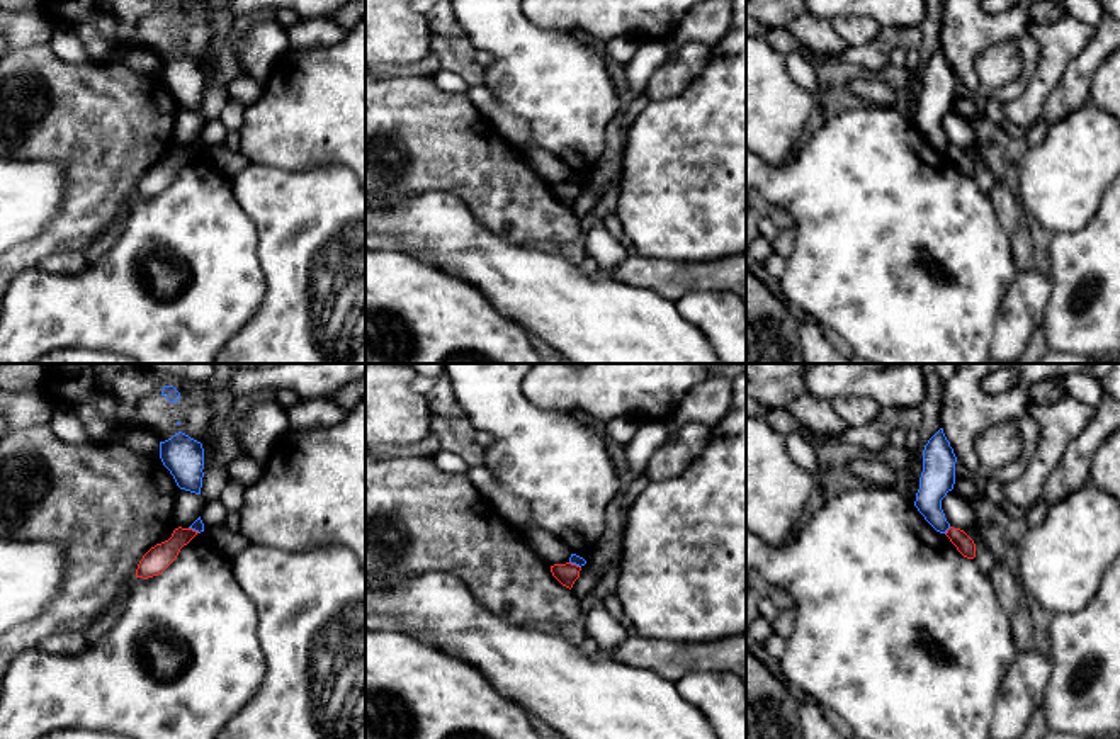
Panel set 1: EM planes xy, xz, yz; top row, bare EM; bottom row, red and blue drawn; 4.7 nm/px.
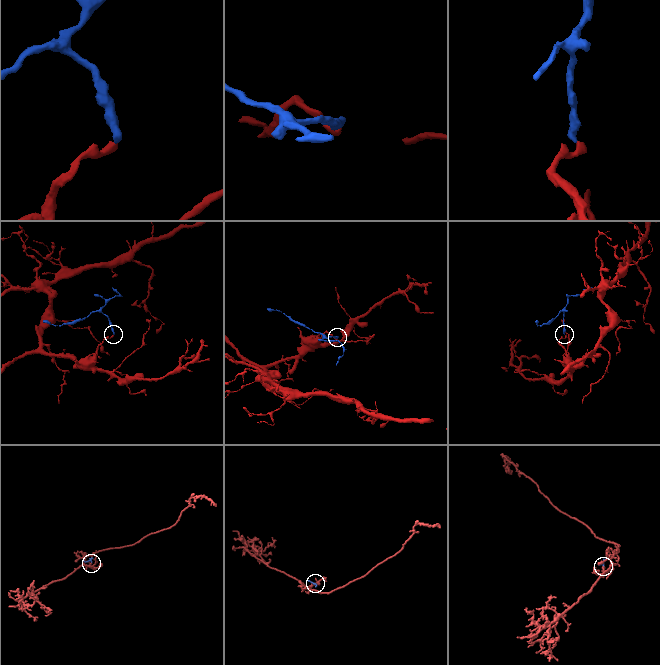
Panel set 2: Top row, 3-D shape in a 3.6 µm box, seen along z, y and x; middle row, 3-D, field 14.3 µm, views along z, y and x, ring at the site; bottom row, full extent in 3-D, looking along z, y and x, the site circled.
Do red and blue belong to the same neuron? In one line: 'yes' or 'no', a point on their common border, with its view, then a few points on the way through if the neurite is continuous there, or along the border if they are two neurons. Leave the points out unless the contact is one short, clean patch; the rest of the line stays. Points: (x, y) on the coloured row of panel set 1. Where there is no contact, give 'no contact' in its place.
no; meets red in yz at (947, 530); border along yz (950, 527), (945, 534)

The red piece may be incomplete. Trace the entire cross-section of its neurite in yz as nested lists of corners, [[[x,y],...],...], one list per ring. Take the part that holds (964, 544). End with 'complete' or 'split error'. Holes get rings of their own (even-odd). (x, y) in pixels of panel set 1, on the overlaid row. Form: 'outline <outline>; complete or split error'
outline [[[950,527],[945,535],[964,557],[976,557],[976,544],[964,530]]]; complete

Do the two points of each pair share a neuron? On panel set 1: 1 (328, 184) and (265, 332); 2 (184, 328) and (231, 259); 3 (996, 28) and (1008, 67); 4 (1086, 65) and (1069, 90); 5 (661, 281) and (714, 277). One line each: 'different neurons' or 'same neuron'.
1: same neuron
2: same neuron
3: different neurons
4: same neuron
5: same neuron

